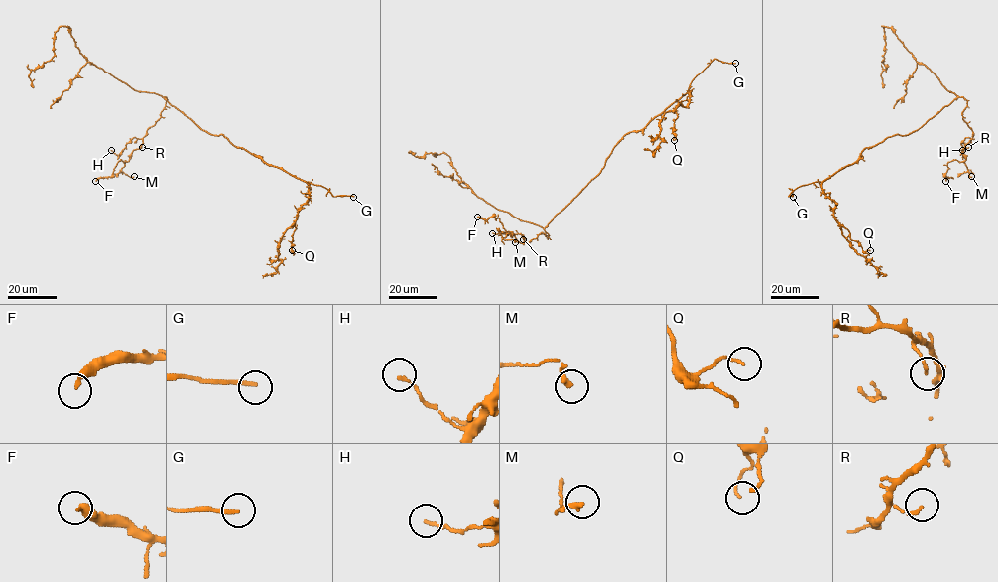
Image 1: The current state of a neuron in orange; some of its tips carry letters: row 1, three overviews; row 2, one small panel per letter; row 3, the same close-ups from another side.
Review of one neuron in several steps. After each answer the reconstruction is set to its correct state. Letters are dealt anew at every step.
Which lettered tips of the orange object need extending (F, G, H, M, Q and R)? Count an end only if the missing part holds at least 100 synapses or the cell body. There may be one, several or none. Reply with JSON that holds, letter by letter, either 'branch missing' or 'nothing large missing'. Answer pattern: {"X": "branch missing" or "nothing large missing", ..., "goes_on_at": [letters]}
{"F": "nothing large missing", "G": "branch missing", "H": "nothing large missing", "M": "nothing large missing", "Q": "nothing large missing", "R": "nothing large missing", "goes_on_at": ["G"]}

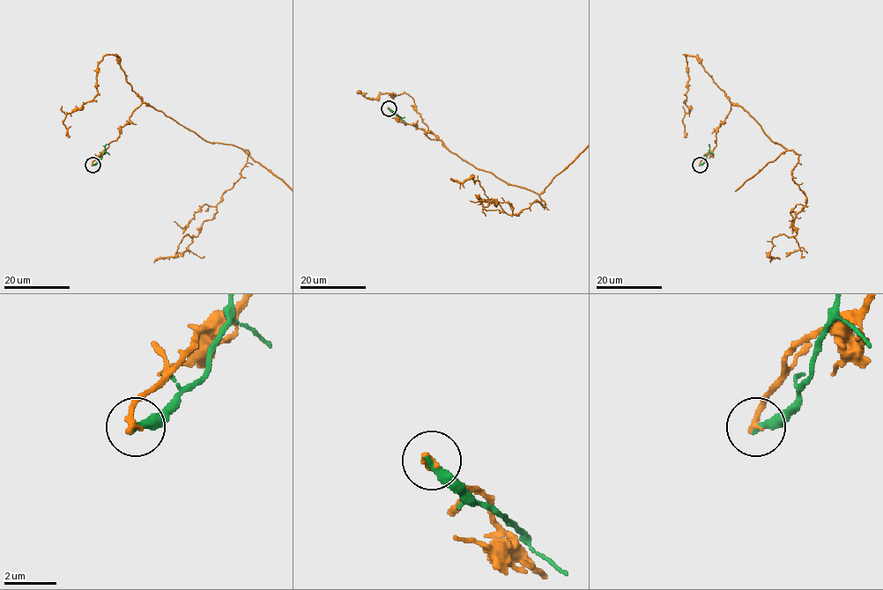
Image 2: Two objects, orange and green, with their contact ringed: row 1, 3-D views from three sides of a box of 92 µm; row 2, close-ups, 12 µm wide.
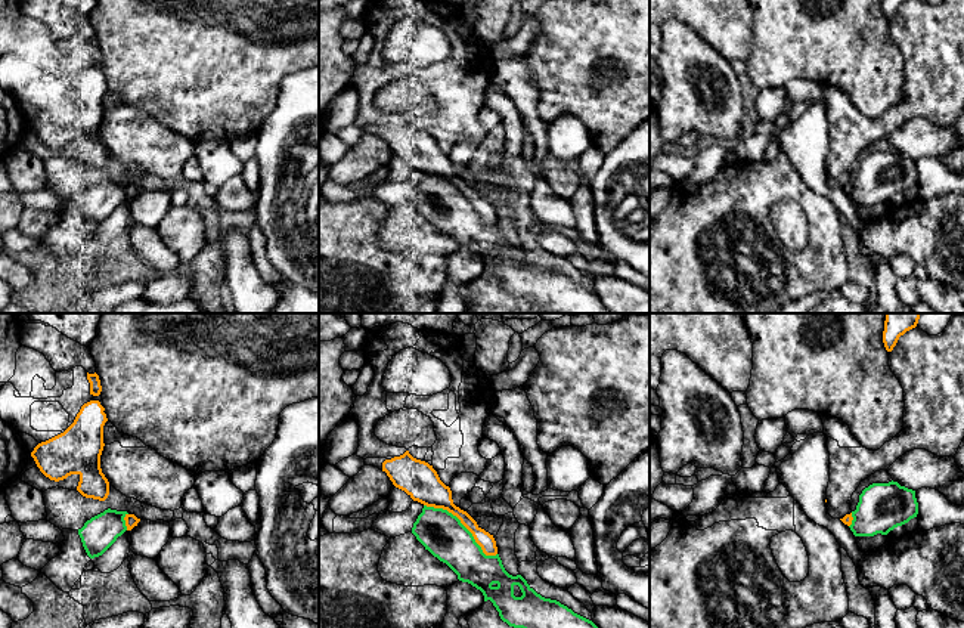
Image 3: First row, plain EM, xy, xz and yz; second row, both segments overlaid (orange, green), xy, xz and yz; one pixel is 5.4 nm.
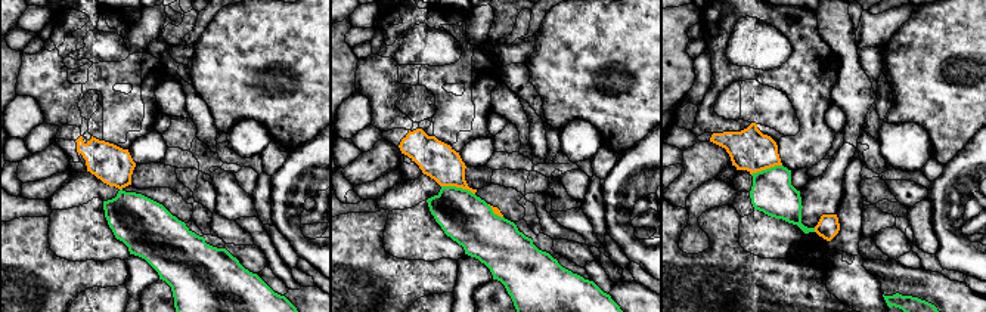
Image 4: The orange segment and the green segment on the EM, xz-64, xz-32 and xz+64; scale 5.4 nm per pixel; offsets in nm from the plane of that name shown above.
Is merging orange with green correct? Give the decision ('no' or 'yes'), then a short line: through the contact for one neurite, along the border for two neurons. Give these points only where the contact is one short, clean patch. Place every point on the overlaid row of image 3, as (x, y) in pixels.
no

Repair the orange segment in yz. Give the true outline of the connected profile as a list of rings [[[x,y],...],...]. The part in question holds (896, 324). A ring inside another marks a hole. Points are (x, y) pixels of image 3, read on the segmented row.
[[[886,313],[883,343],[892,352],[901,335],[917,327],[921,313]]]

